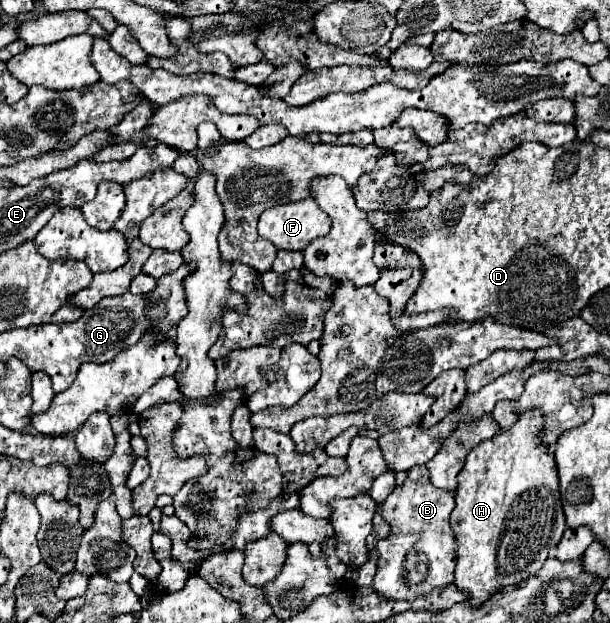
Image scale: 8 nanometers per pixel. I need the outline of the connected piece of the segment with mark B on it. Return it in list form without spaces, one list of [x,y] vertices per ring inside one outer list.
[[[414,467],[408,473],[408,479],[402,487],[396,487],[384,501],[382,501],[382,517],[390,523],[390,535],[376,543],[378,549],[378,569],[374,575],[374,591],[386,599],[394,601],[414,601],[418,595],[428,595],[436,587],[446,587],[454,579],[456,555],[454,555],[454,533],[450,529],[448,517],[454,509],[454,491],[436,489],[428,479],[426,467]]]

